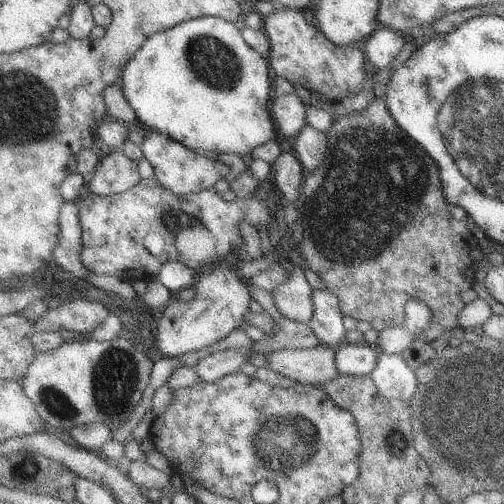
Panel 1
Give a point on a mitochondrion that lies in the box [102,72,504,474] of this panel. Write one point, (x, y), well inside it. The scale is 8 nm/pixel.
(369, 169)

